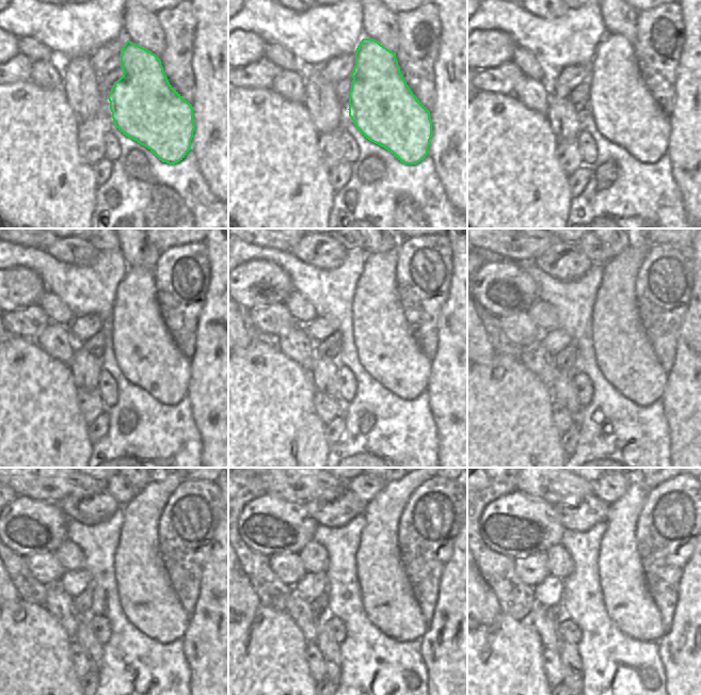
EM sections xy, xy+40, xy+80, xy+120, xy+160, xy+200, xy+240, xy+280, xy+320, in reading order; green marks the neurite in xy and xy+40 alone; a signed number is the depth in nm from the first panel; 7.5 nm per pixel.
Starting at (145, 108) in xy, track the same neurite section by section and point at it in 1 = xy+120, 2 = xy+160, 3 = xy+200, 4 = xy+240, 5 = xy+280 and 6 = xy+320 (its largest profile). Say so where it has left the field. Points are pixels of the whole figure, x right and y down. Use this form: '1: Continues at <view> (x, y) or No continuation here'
1: Continues at xy+120 (145, 352)
2: Continues at xy+160 (386, 349)
3: Continues at xy+200 (624, 354)
4: Continues at xy+240 (148, 600)
5: Continues at xy+280 (387, 598)
6: Continues at xy+320 (627, 601).

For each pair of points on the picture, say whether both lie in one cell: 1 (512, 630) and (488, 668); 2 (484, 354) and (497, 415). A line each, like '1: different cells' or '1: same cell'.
1: same cell
2: different cells

